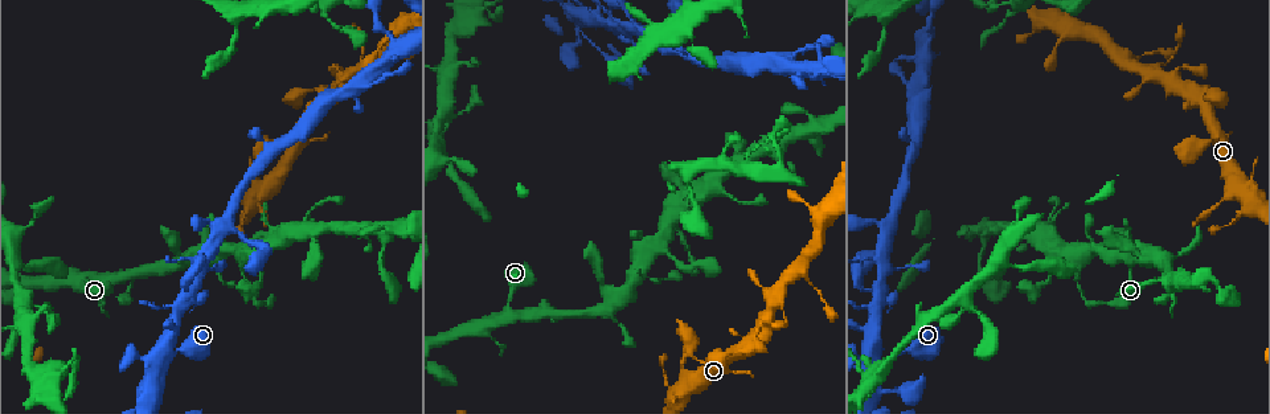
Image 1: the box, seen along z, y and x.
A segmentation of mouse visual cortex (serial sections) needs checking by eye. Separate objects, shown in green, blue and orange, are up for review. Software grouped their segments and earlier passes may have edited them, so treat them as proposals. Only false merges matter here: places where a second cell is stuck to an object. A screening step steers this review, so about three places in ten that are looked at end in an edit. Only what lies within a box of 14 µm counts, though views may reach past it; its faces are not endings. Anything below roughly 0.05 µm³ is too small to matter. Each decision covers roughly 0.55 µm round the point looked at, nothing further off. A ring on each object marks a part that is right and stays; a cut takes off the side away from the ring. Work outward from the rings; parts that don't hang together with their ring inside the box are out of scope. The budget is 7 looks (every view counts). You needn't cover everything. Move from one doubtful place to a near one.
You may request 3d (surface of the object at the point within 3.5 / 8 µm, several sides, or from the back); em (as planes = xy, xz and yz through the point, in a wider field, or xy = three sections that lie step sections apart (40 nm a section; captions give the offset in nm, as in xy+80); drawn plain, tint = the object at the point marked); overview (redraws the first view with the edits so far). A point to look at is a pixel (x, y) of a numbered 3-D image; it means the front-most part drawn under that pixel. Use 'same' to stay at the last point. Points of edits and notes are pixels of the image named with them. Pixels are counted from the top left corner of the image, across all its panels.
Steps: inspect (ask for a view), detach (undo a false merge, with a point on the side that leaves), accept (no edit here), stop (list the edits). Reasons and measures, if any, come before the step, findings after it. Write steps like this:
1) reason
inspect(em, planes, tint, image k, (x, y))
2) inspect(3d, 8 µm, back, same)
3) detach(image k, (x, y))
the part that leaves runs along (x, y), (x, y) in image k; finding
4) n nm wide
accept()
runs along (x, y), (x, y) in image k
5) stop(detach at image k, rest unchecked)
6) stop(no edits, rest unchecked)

thin neck
inspect(3d, 3.5 µm, image 1, (1080, 287))

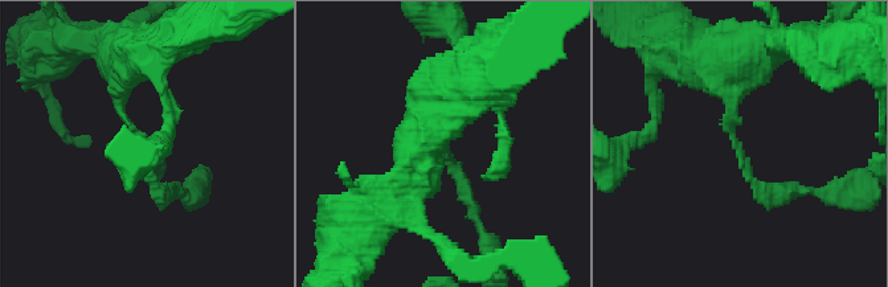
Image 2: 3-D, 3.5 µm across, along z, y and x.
shape alone is not enough
inspect(em, xy, step 2, plain, image 2, (738, 142))

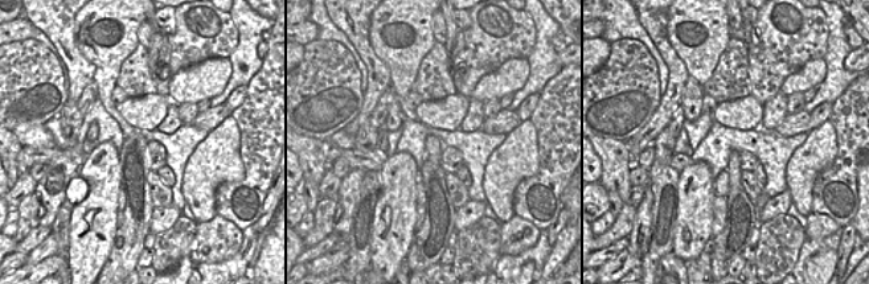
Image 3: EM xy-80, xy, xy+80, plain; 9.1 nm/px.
where the object lies
inspect(em, xy, step 2, tint, same)

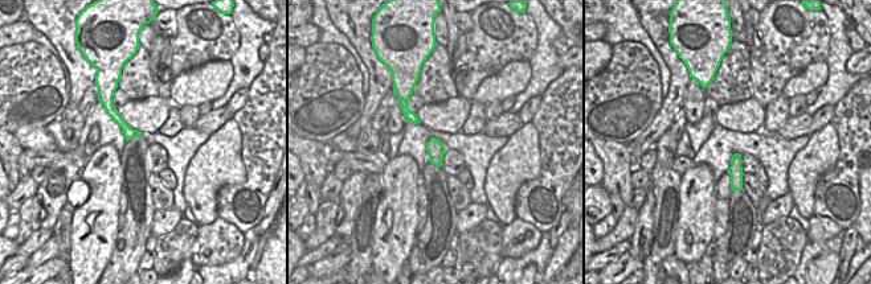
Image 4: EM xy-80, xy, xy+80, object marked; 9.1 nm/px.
arms of 200, 300 nm
accept()
runs along (119, 53), (119, 110), (172, 192) in image 2; continuous, no second cell

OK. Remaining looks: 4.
thick turns thin
inspect(3d, 8 µm, image 1, (606, 54))

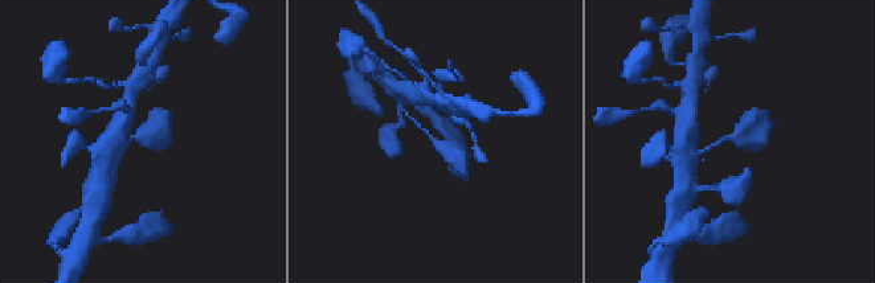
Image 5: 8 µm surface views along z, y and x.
zoom in
inspect(3d, 3.5 µm, back, image 5, (436, 140))

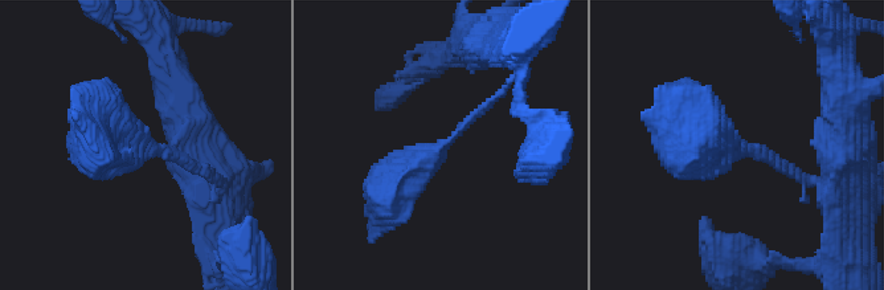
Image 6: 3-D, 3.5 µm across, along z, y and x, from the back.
arms of 100, 500 nm
inspect(em, xy, step 2, tint, image 6, (146, 147))

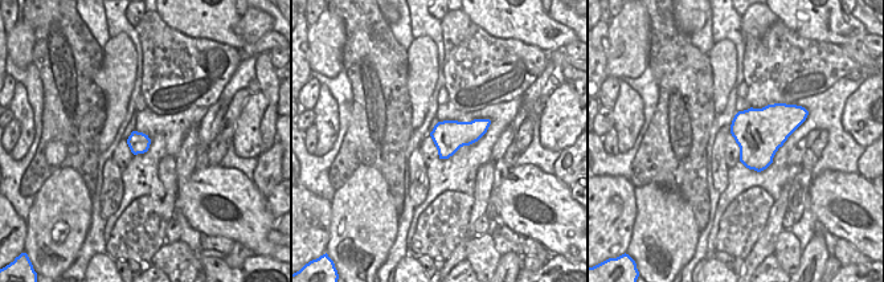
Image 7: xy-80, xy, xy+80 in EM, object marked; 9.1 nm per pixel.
accept()
runs along (388, 195), (506, 86) in image 6; continuous, no second cell

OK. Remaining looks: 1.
stop(no edits, rest unchecked)

